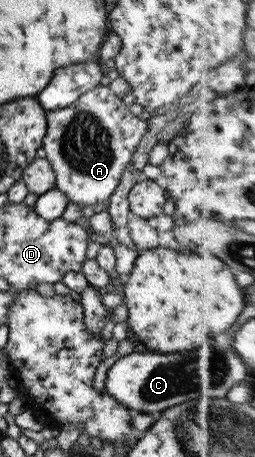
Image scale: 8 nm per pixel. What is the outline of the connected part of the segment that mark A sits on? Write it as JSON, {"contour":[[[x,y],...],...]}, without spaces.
{"contour":[[[101,85],[82,94],[71,106],[49,111],[45,116],[47,132],[42,148],[55,173],[55,187],[70,202],[83,207],[108,202],[140,140],[147,134],[148,120],[132,114],[121,97],[109,86]]]}

